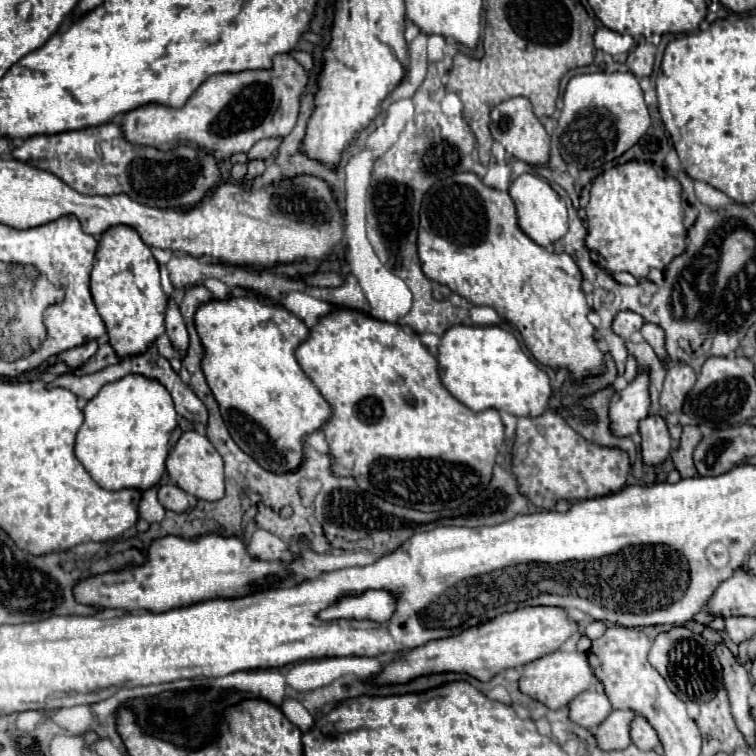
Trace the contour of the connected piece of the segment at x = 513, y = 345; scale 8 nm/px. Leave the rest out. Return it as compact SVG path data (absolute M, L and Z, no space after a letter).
M456 324L442 334L438 346L438 374L446 390L466 404L474 412L482 412L488 408L496 408L502 412L510 412L514 416L540 416L548 408L548 398L552 394L550 380L538 364L524 354L520 342L512 332L500 326L464 326Z

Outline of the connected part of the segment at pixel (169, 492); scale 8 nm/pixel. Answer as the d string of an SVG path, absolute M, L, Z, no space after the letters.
M164 484L158 488L158 500L166 510L172 512L184 512L188 508L188 500L186 500L186 492L180 490L174 484Z

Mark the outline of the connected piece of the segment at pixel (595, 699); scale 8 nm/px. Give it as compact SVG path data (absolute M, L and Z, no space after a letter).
M594 688L578 694L570 702L570 720L590 730L602 724L610 712L612 712L612 704L608 696L598 694Z

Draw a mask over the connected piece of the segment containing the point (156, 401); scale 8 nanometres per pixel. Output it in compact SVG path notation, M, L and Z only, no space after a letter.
M138 374L106 384L84 408L84 424L76 434L74 454L98 486L106 490L156 486L170 452L170 434L176 428L174 402L166 388Z

